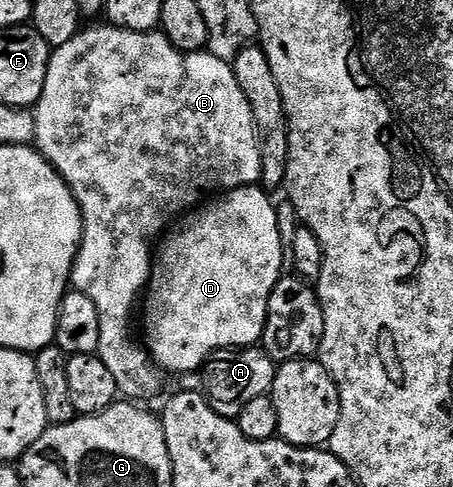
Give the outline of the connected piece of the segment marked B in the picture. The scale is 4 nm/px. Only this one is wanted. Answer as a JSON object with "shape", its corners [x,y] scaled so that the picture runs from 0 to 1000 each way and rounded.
{"shape":[[[241,45],[223,47],[208,49],[201,57],[183,55],[159,78],[159,86],[141,86],[141,94],[113,105],[106,160],[97,160],[97,193],[88,193],[73,224],[73,294],[93,322],[141,366],[181,433],[181,505],[163,532],[155,579],[161,598],[183,600],[188,608],[203,612],[203,620],[212,620],[212,645],[221,645],[221,710],[212,727],[256,774],[256,793],[272,815],[296,825],[322,825],[313,821],[344,811],[355,801],[362,764],[340,745],[329,721],[307,700],[305,708],[287,692],[287,639],[302,616],[307,622],[325,583],[331,581],[331,544],[344,515],[344,495],[404,437],[439,417],[437,402],[453,405],[457,398],[488,398],[510,386],[567,380],[578,366],[578,318],[556,218],[547,218],[547,201],[539,201],[539,185],[530,185],[530,168],[521,168],[521,152],[506,129],[472,117],[457,103],[400,107],[395,99],[380,94],[380,86],[353,62],[302,66],[260,57]]]}

